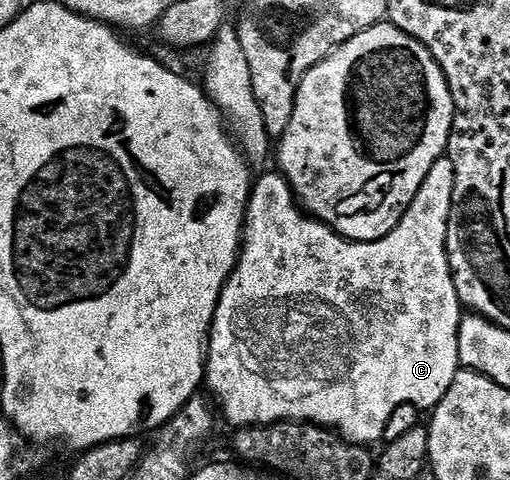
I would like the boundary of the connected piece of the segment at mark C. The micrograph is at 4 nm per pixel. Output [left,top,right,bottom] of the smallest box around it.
[204,157,464,445]

